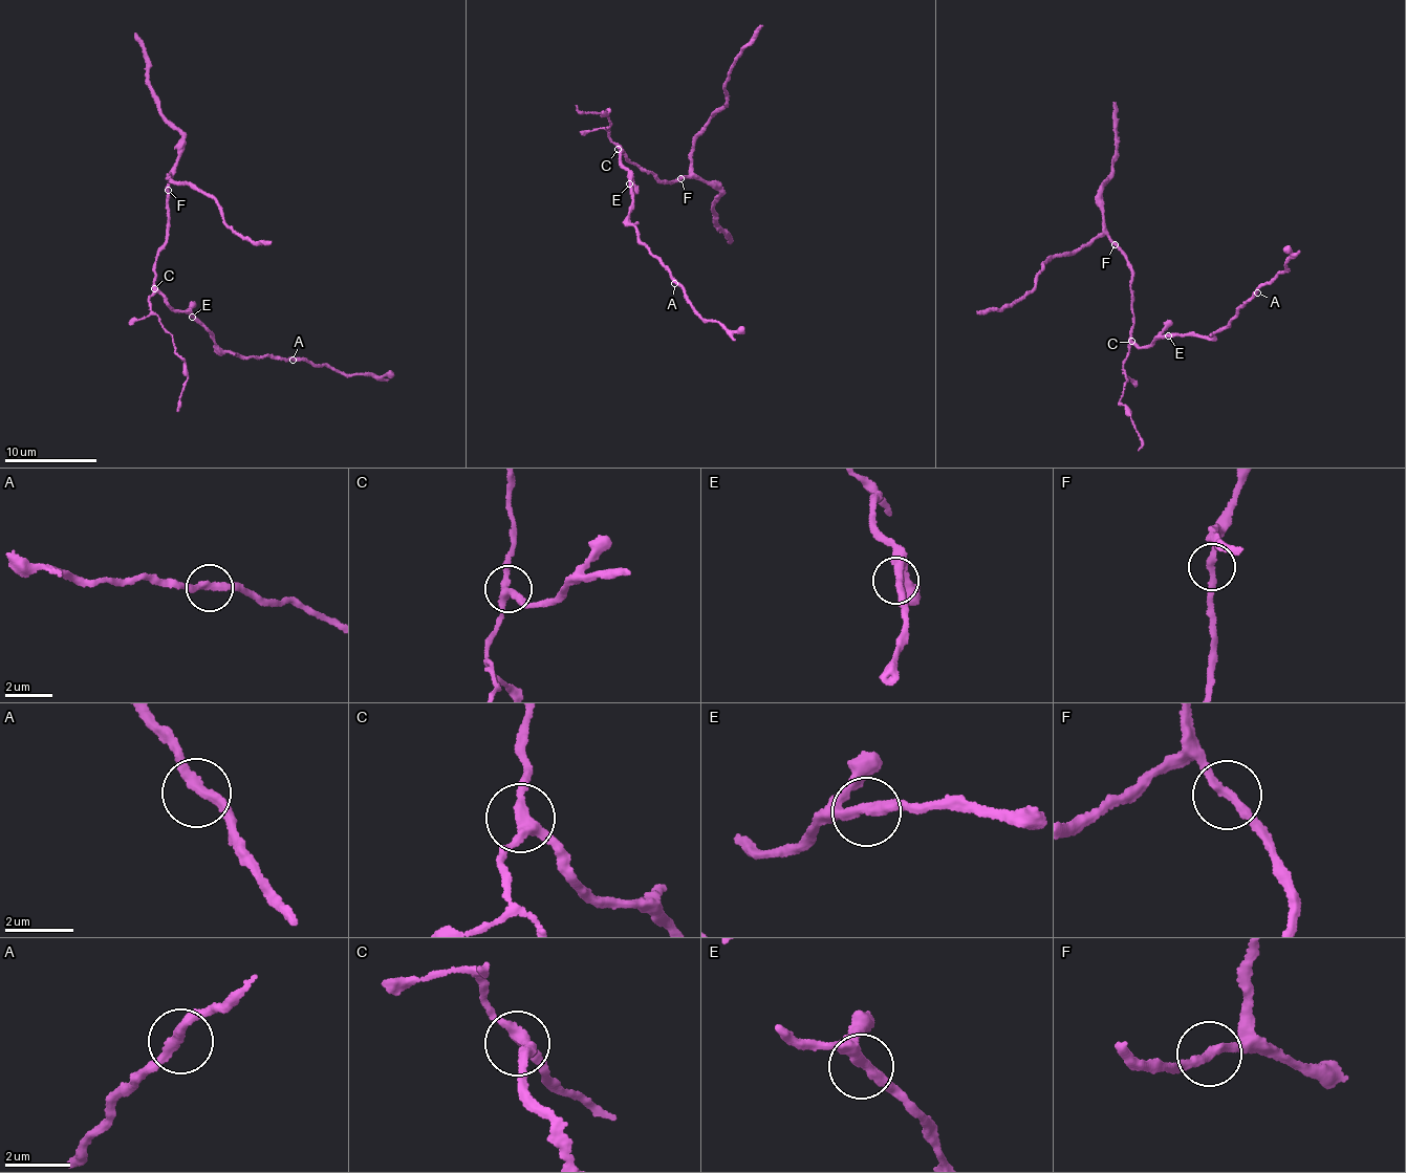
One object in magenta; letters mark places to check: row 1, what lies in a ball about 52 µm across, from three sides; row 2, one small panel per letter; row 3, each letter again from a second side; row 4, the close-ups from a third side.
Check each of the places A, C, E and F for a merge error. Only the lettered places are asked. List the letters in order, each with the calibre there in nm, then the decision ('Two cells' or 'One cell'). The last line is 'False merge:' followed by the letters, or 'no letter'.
A: Thickness 280 nm. One cell
C: Thickness 280 nm. One cell
E: Thickness 240 nm. One cell
F: Thickness 240 nm. One cell
False merge: no letter

